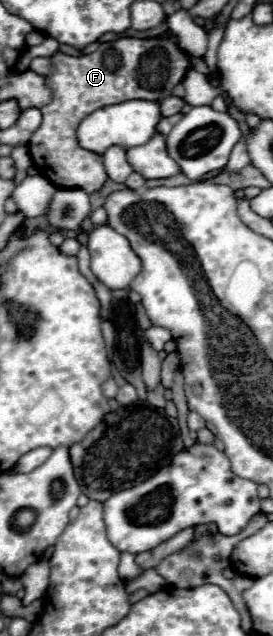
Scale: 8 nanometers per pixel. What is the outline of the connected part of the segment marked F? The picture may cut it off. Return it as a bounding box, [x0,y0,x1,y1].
[28,37,190,193]

